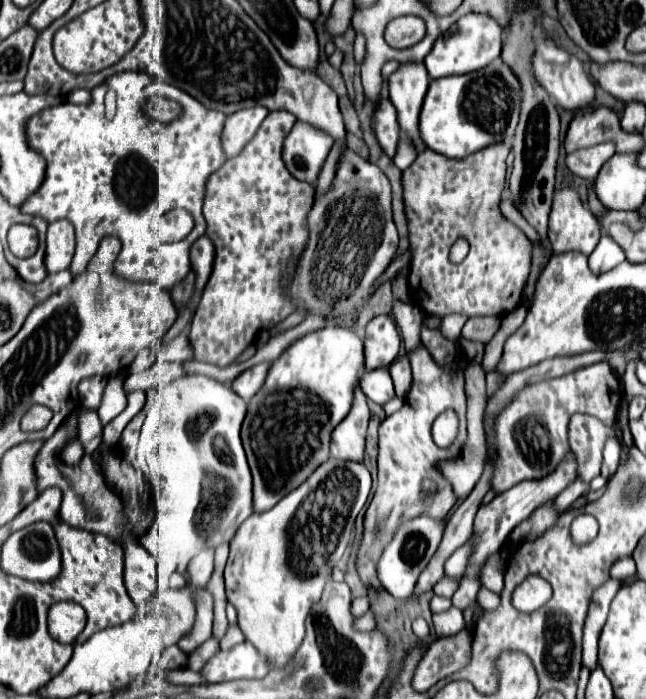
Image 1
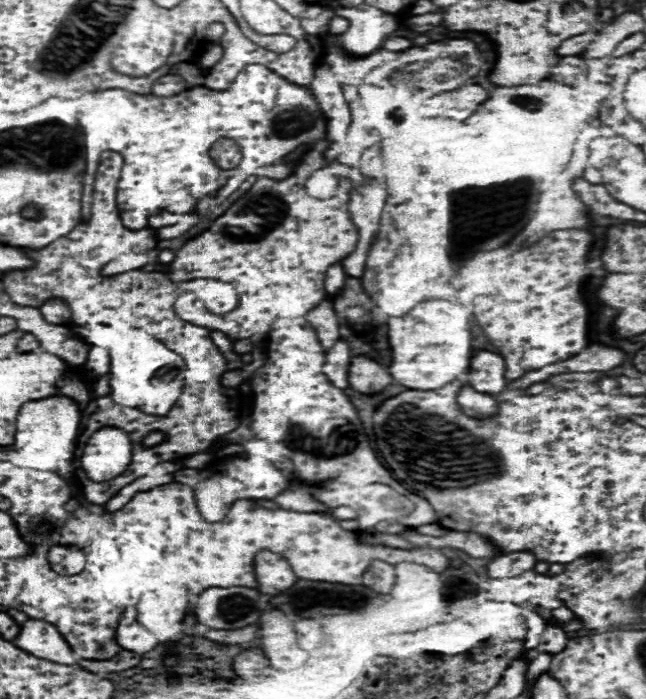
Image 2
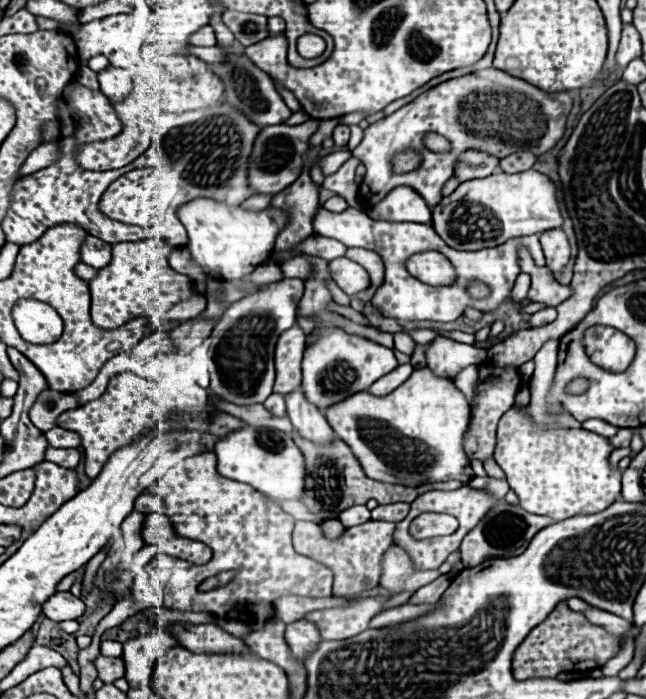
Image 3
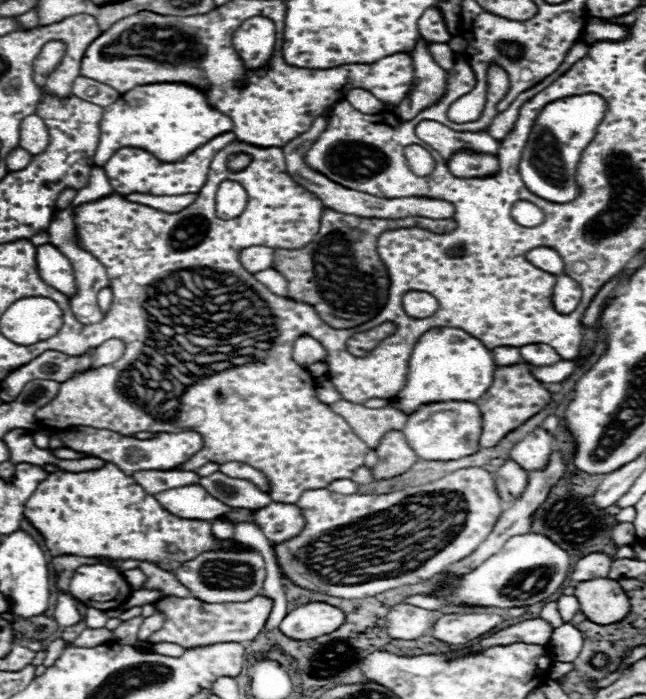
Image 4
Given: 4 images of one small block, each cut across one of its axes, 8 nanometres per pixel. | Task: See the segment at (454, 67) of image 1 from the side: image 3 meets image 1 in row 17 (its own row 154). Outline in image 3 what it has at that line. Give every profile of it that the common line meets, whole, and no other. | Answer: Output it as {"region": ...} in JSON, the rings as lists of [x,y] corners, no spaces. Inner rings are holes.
{"region":[[[468,150],[460,156],[460,162],[456,164],[454,176],[460,178],[460,182],[472,180],[472,178],[486,178],[494,174],[498,168],[498,160],[486,152]]]}

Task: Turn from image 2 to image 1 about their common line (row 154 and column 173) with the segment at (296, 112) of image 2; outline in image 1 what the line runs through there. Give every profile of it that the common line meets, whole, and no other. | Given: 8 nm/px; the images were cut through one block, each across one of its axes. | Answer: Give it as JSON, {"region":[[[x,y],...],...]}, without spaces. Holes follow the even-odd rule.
{"region":[[[144,72],[114,74],[92,90],[90,104],[72,106],[70,102],[62,102],[44,108],[28,120],[26,140],[32,150],[44,156],[46,176],[20,210],[24,214],[42,216],[48,222],[66,218],[74,224],[76,254],[70,264],[74,276],[86,270],[100,240],[110,234],[122,242],[114,266],[116,274],[134,282],[160,282],[162,288],[172,290],[174,284],[190,272],[188,250],[206,230],[202,216],[204,186],[208,176],[226,162],[222,148],[226,118],[224,112],[212,112],[186,92],[158,82]],[[108,90],[118,94],[116,114],[110,122],[104,116],[104,96]],[[154,94],[182,104],[186,114],[168,124],[154,122],[144,114],[140,104]],[[172,208],[184,208],[194,218],[194,228],[178,242],[178,252],[172,252],[170,244],[156,238],[150,228],[150,220],[156,214],[166,214]]]}

